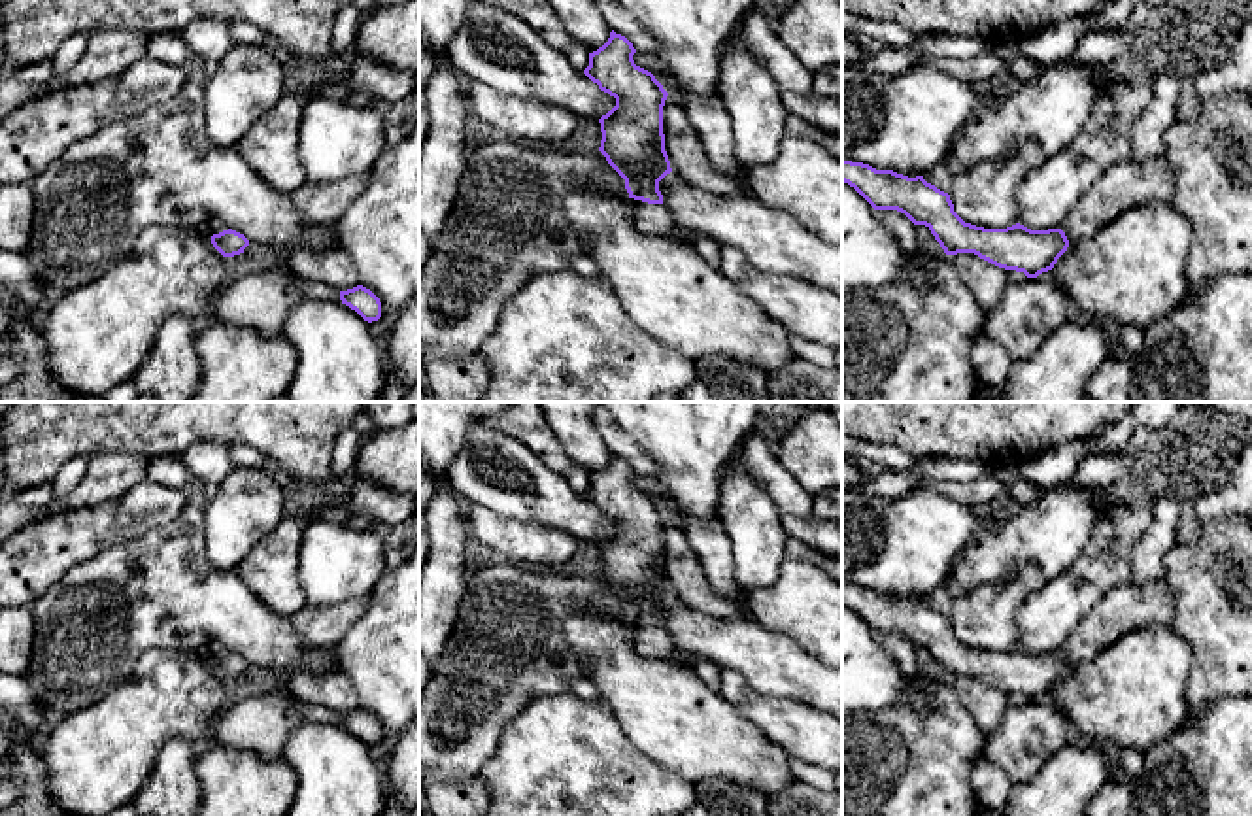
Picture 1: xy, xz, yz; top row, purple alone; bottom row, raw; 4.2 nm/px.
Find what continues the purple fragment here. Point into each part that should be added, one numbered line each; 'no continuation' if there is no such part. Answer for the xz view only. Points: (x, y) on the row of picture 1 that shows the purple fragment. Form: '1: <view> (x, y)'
1: xz (656, 220)

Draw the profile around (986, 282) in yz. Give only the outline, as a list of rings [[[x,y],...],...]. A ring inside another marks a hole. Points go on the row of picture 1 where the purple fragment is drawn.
[[[974,253],[950,255],[952,266],[961,283],[974,295],[982,310],[995,306],[1007,285],[1007,270],[999,268]]]

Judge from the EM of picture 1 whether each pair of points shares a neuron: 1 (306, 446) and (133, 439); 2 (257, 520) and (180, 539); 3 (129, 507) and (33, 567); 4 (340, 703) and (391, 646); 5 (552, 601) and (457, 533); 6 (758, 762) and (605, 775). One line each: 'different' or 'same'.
1: same
2: different
3: same
4: different
5: different
6: different

